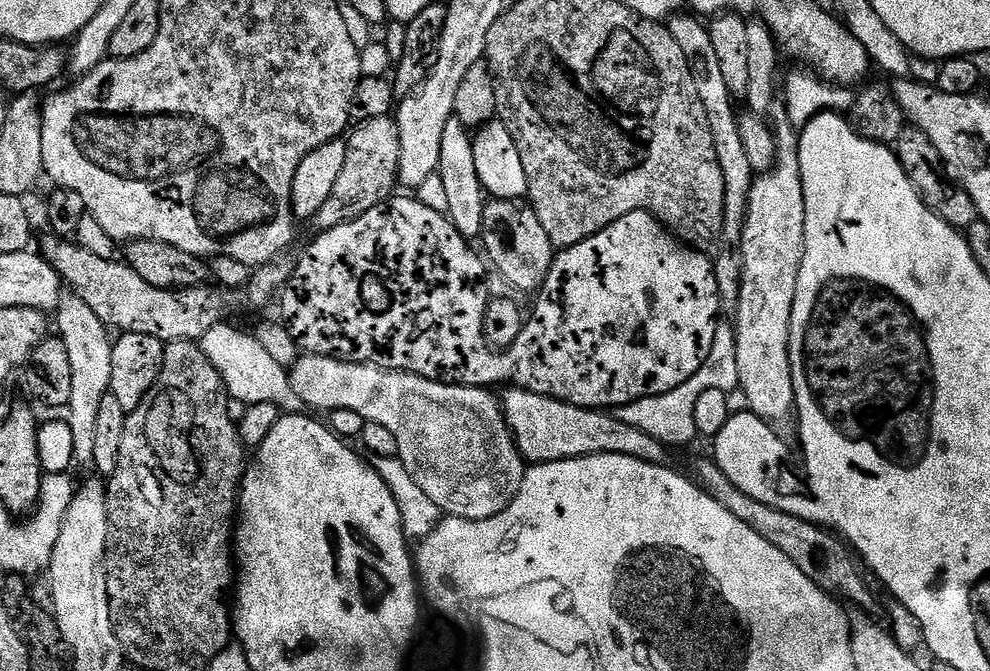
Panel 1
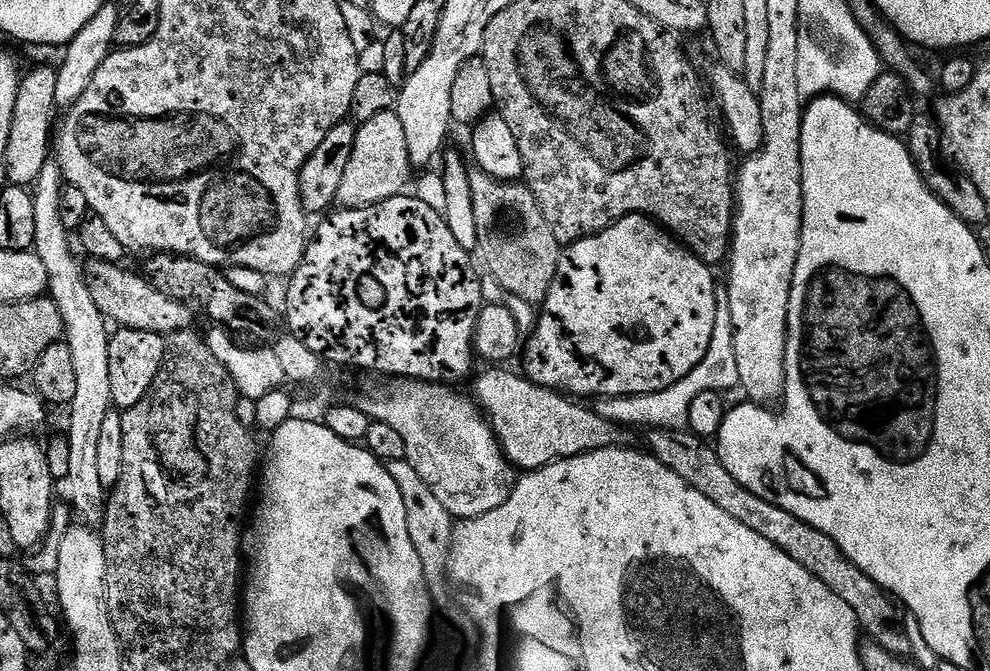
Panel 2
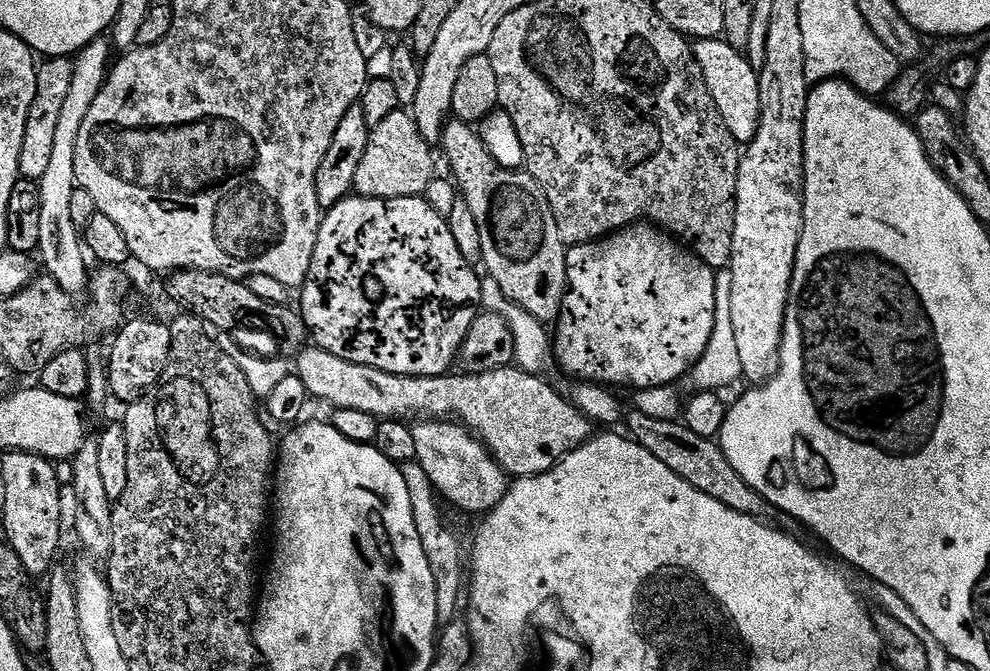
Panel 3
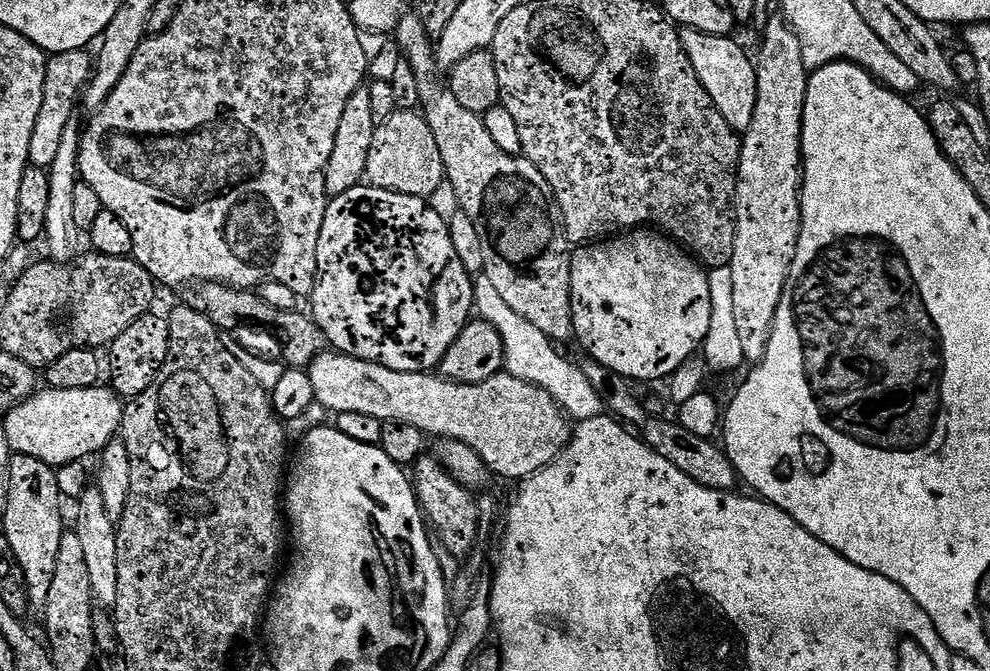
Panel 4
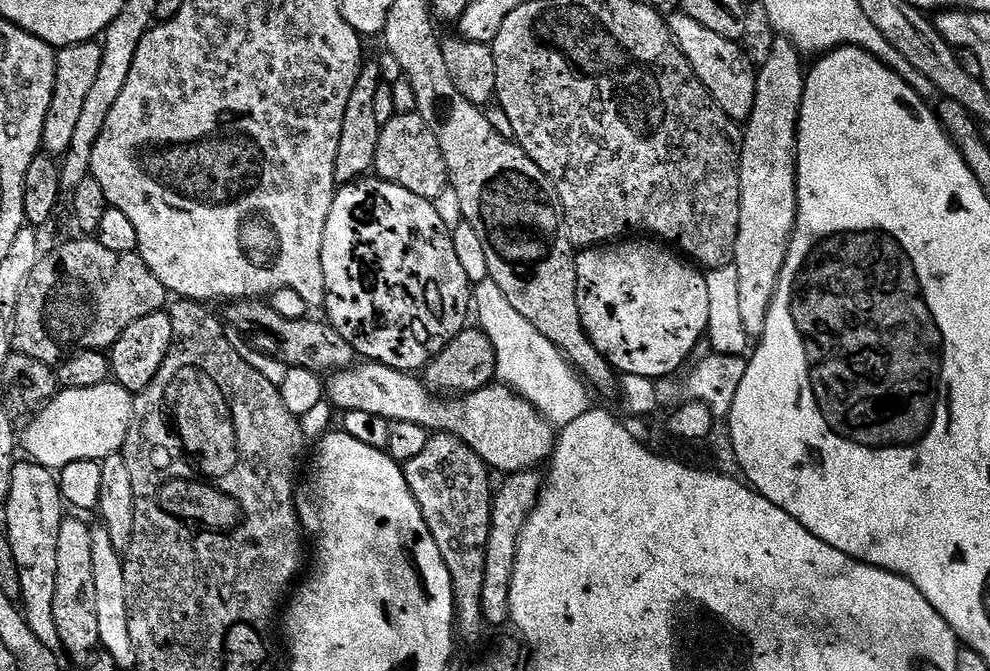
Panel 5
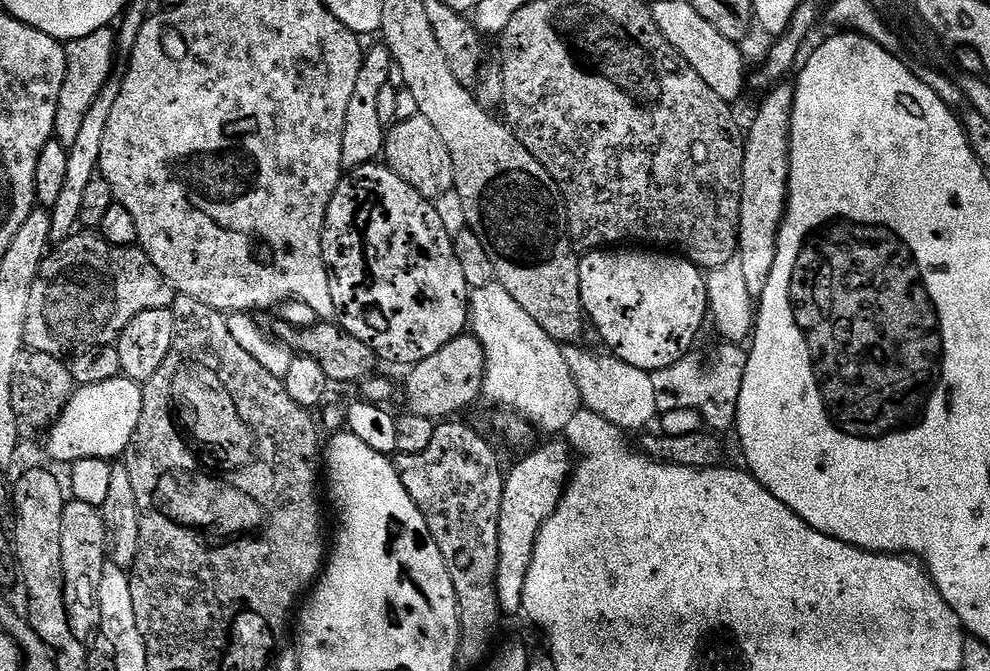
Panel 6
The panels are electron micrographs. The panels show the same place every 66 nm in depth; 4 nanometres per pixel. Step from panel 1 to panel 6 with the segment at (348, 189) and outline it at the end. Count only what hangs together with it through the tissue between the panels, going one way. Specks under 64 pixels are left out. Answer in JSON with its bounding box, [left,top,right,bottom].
[383,115,456,202]

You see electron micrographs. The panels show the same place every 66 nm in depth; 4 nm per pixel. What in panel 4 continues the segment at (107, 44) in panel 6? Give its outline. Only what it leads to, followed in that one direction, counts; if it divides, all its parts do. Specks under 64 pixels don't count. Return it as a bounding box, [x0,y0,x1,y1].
[29,48,94,169]

